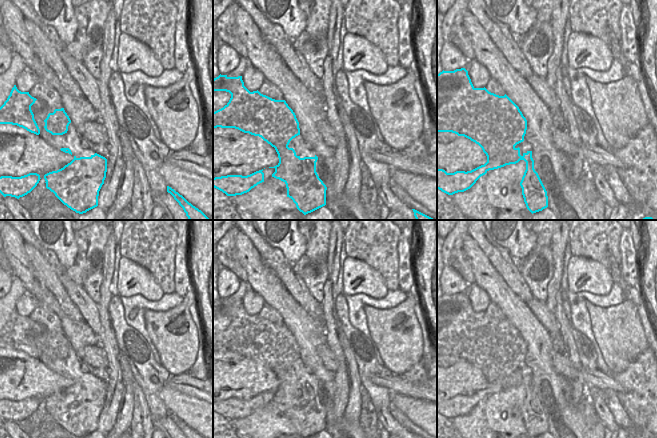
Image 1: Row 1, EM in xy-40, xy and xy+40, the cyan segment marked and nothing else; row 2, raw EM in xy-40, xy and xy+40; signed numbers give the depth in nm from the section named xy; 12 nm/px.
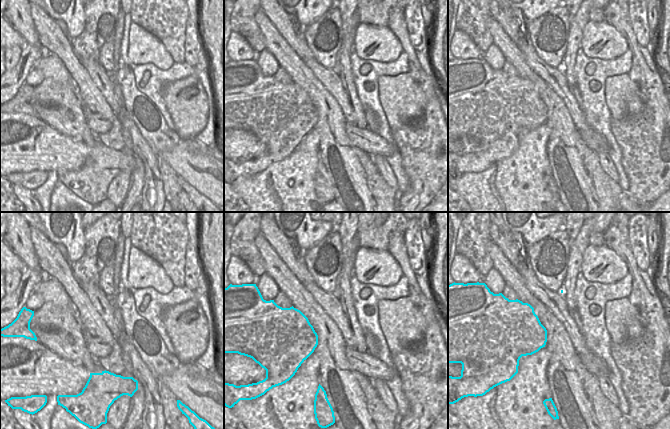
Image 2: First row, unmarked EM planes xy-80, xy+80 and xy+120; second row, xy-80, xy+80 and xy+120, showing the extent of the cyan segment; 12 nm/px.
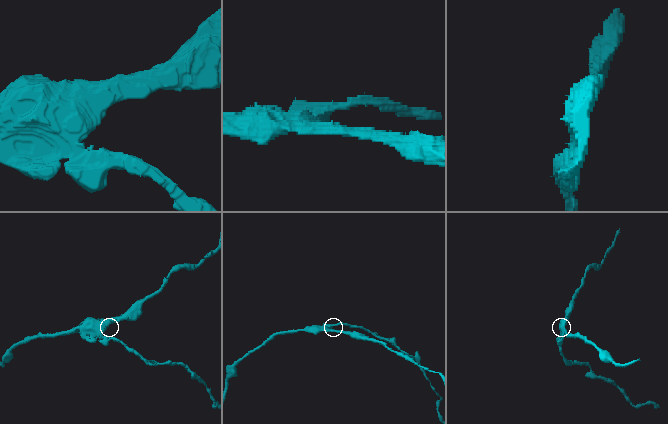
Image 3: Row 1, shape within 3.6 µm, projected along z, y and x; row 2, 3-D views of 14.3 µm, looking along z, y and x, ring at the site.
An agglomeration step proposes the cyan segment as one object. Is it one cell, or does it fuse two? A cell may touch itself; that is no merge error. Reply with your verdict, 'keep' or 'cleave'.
cleave

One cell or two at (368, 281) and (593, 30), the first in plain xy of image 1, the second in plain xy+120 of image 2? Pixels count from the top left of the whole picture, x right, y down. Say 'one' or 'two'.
one

